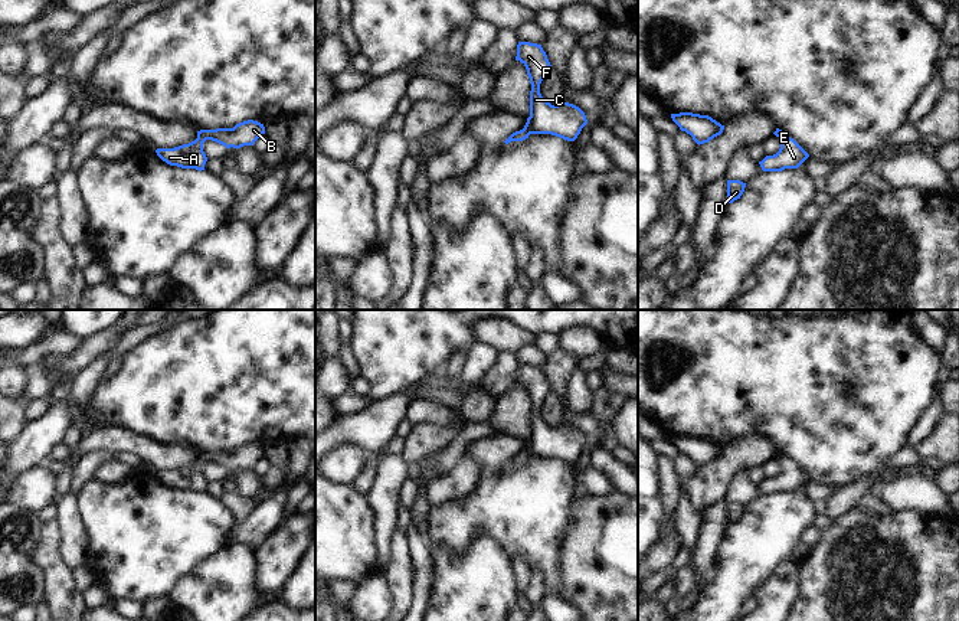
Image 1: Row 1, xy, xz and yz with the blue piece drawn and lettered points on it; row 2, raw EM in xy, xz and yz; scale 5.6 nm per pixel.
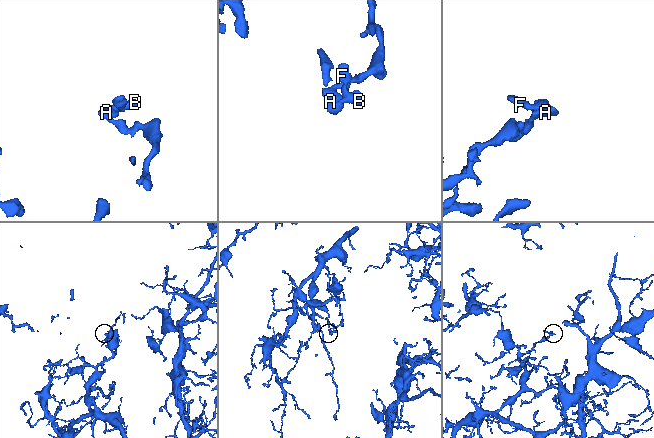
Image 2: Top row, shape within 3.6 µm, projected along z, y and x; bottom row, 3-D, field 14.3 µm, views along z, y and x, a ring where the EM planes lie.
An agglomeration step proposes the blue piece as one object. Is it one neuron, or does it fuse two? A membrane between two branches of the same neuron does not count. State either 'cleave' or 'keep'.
keep

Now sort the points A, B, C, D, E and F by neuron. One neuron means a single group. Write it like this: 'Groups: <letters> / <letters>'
Groups: A B C D E F.

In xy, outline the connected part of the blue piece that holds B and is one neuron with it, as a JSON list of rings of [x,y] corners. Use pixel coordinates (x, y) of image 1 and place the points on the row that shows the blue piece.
[[[248,120],[236,124],[233,128],[200,130],[194,141],[174,148],[157,148],[156,153],[170,166],[202,171],[207,161],[203,151],[206,140],[216,141],[226,148],[240,148],[243,146],[253,146],[262,134],[265,134],[264,124]]]

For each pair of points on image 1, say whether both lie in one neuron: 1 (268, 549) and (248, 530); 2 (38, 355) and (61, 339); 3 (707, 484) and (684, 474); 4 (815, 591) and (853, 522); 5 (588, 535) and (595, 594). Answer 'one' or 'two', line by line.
1: two
2: one
3: two
4: one
5: one

